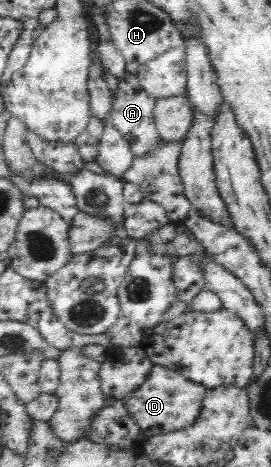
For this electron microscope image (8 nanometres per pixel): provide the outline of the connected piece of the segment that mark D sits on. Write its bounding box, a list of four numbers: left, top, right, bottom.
[122,365,207,440]

